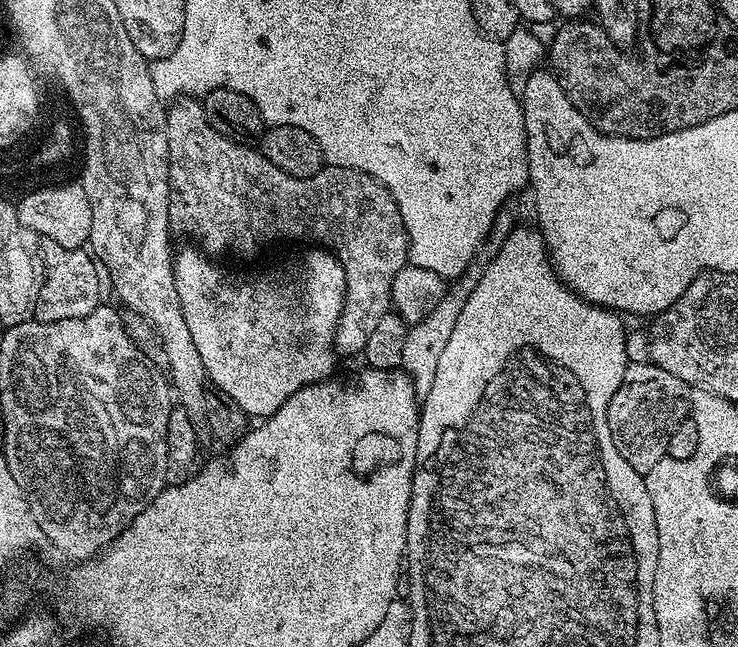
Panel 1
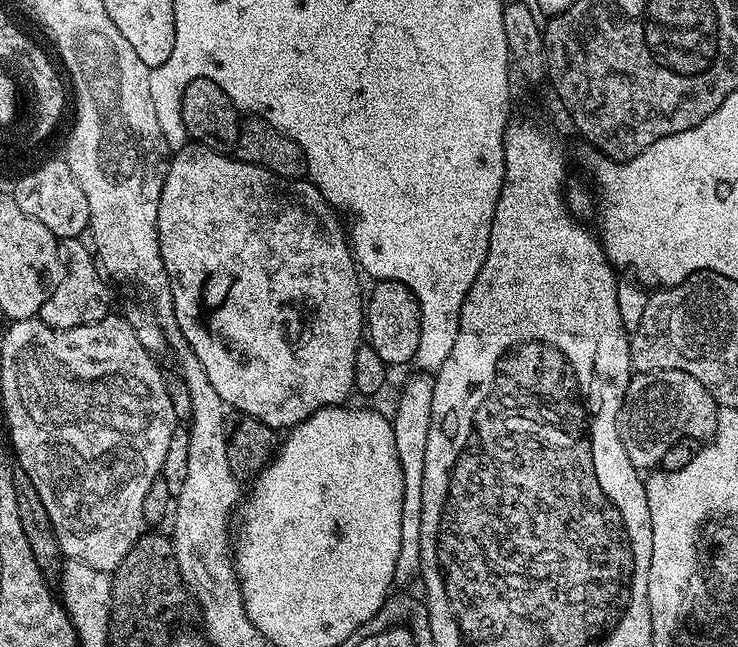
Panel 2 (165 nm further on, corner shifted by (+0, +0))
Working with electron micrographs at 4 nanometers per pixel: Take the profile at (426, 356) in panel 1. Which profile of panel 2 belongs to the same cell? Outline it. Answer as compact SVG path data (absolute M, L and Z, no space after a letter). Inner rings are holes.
M420 374L404 384L396 400L396 416L391 417L394 448L402 466L402 546L398 546L398 562L394 566L394 584L404 590L420 575L420 539L422 538L422 474L426 471L426 442L430 435L430 402L434 398L433 377Z

